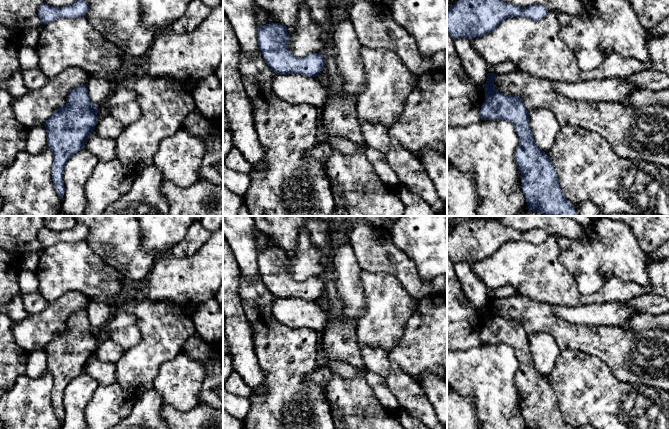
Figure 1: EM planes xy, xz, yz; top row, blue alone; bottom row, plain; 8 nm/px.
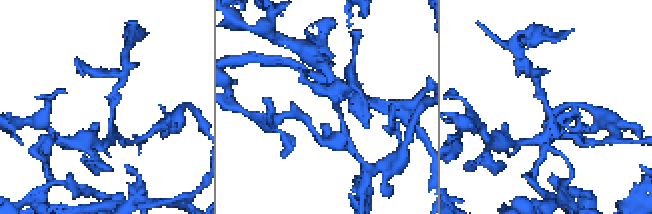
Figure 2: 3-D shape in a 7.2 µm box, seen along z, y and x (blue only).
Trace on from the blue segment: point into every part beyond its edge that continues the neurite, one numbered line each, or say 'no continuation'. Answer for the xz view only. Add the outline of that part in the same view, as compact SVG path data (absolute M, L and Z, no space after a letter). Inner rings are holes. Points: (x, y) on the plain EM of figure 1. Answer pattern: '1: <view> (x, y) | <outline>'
no continuation

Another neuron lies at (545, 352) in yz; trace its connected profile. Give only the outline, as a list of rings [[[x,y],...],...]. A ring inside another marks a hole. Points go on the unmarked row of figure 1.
[[[545,332],[535,333],[528,337],[535,368],[539,373],[547,377],[558,360],[561,352],[559,346],[555,339]]]

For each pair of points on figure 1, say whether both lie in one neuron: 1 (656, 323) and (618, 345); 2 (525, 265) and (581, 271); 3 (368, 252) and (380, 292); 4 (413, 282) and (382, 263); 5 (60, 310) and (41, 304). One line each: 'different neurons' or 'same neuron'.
1: different neurons
2: different neurons
3: different neurons
4: same neuron
5: different neurons

